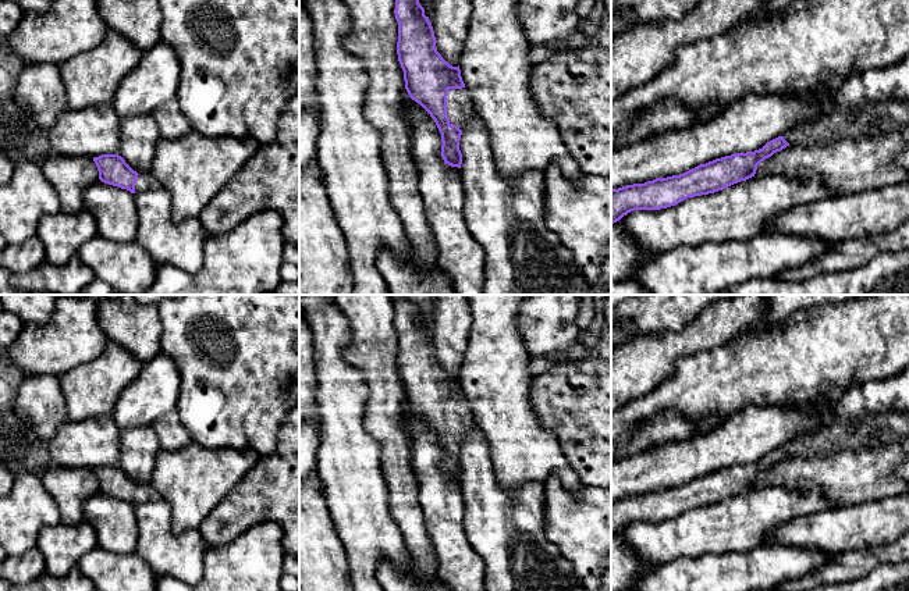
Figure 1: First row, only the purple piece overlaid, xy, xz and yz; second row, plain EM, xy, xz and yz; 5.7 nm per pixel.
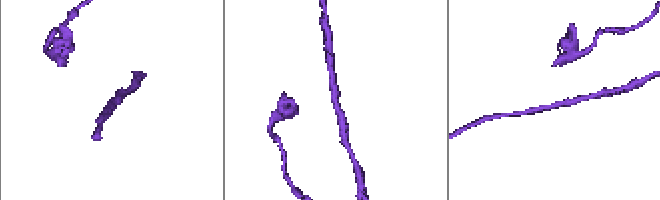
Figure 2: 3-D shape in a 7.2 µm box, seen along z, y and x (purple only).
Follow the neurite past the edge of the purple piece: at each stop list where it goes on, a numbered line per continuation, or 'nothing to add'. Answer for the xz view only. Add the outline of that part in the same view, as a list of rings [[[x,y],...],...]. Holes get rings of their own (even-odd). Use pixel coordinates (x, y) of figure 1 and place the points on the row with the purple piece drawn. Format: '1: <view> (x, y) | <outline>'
1: xz (460, 109) | [[[465,88],[448,89],[447,114],[451,125],[464,131],[473,113],[472,102]]]

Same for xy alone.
1: xy (146, 181) | [[[149,171],[149,172],[139,172],[135,192],[145,192],[161,188],[159,179]]]

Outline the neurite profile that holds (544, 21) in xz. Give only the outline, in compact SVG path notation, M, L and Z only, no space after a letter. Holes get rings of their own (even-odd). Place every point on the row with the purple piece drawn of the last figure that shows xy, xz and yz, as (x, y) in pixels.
M521 0L519 19L532 43L560 43L579 31L578 0Z

